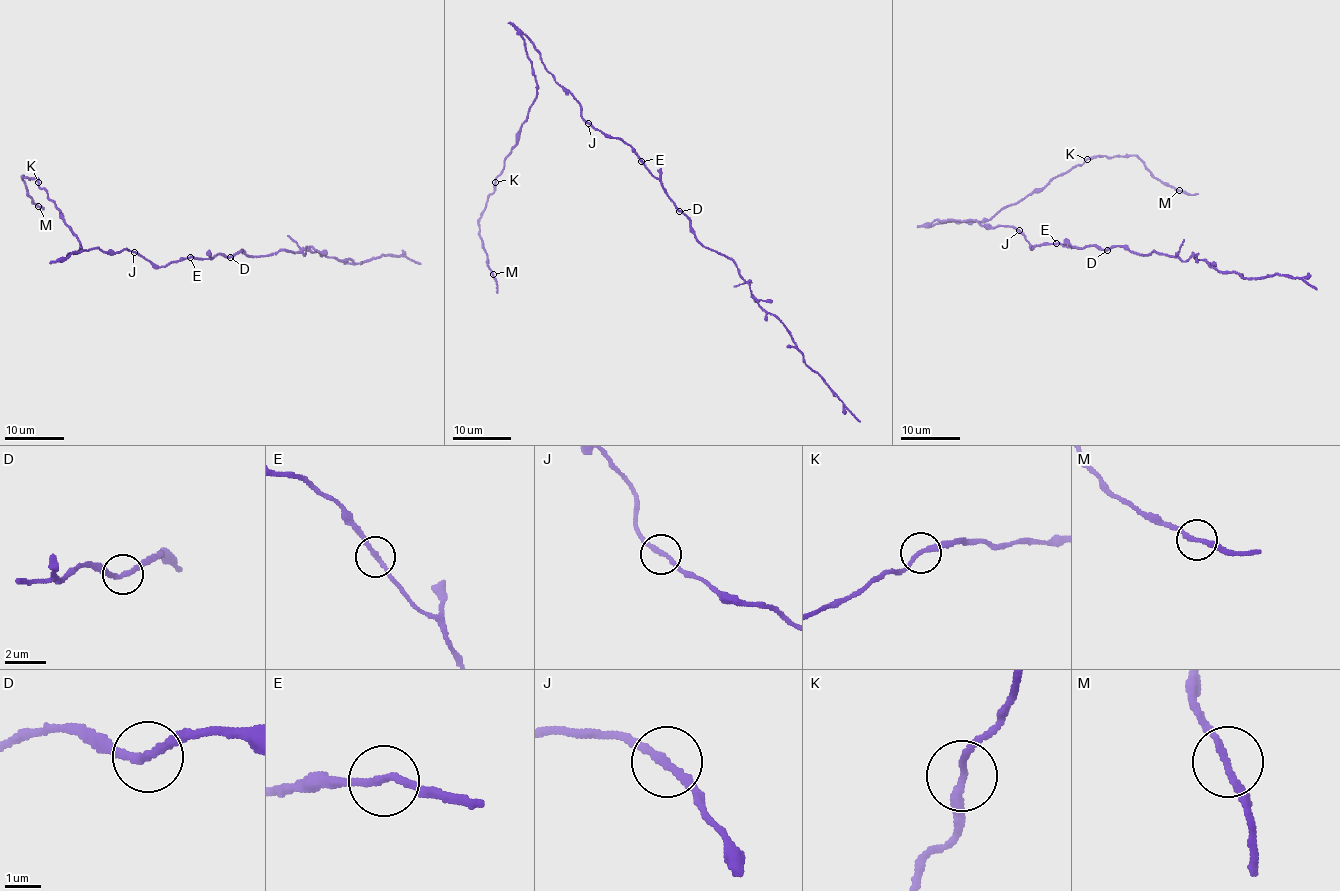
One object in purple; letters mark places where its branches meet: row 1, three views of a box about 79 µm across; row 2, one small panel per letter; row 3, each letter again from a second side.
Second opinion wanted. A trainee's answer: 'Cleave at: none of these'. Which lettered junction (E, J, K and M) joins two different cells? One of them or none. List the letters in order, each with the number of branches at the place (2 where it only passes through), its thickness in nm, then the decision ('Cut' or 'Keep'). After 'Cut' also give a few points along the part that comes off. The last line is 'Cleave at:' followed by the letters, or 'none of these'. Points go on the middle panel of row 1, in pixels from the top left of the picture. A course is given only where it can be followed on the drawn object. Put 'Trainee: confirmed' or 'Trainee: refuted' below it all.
E: Branches: 2. Thickness 200 nm. Cut. Course of the part to remove: (642, 162), (689, 221), (689, 230), (698, 240), (732, 260), (756, 301), (785, 327), (802, 360), (860, 422)
J: Branches: 2. Thickness 200 nm. Keep
K: Branches: 2. Thickness 200 nm. Keep
M: Branches: 2. Thickness 200 nm. Keep
Cleave at: E
Trainee: refuted

